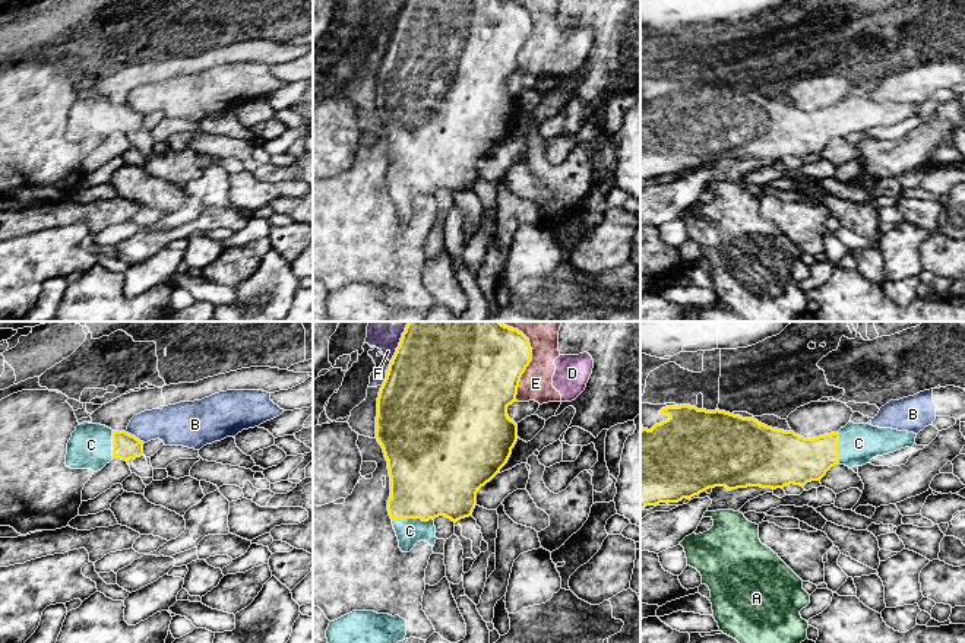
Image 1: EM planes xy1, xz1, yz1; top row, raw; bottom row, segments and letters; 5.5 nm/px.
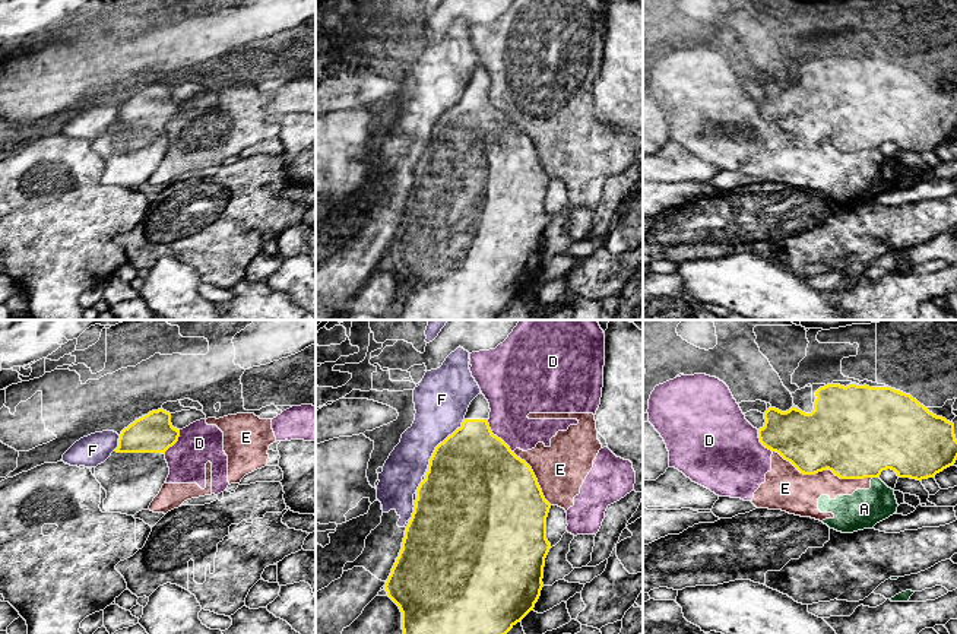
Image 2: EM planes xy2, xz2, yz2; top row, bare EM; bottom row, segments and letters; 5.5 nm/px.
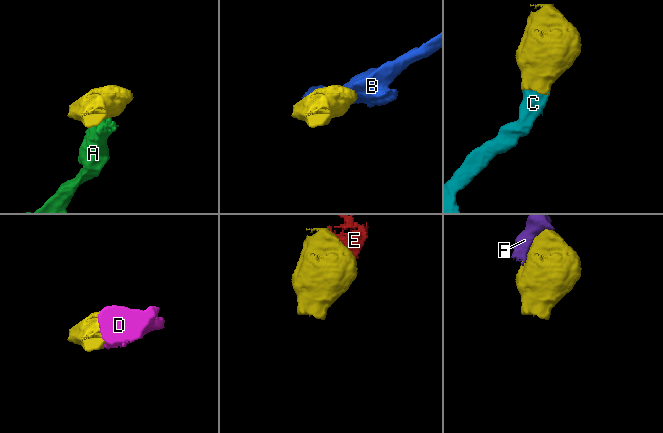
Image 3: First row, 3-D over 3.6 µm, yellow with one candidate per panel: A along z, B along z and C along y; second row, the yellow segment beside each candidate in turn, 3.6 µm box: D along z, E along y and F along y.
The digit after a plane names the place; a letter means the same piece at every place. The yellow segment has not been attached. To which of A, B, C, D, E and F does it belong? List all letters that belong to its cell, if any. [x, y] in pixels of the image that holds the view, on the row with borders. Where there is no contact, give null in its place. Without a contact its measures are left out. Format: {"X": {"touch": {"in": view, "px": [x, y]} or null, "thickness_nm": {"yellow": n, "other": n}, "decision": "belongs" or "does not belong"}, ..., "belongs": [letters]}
{"A": {"touch": {"in": "yz2", "px": [875, 476]}, "thickness_nm": {"yellow": 480, "other": 220}, "decision": "does not belong"}, "B": {"touch": {"in": "xy1", "px": [133, 436]}, "thickness_nm": {"yellow": 140, "other": 220}, "decision": "does not belong"}, "C": {"touch": {"in": "xz1", "px": [413, 518]}, "thickness_nm": {"yellow": 440, "other": 140}, "decision": "belongs"}, "D": {"touch": {"in": "xz2", "px": [496, 436]}, "thickness_nm": {"yellow": 500, "other": 280}, "decision": "does not belong"}, "E": {"touch": {"in": "yz2", "px": [823, 469]}, "thickness_nm": {"yellow": 460, "other": 240}, "decision": "does not belong"}, "F": {"touch": {"in": "xz2", "px": [443, 441]}, "thickness_nm": {"yellow": 500, "other": 300}, "decision": "does not belong"}, "belongs": ["C"]}

